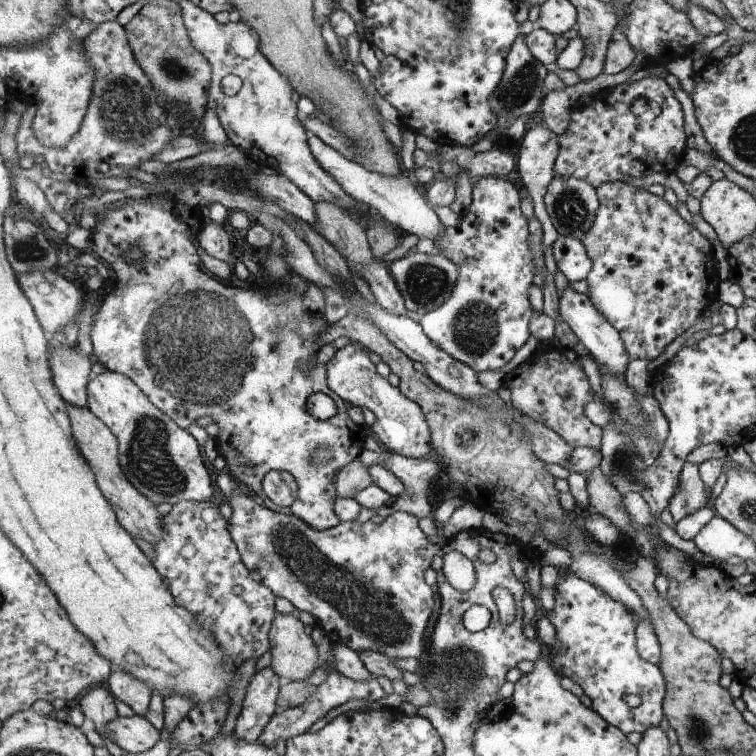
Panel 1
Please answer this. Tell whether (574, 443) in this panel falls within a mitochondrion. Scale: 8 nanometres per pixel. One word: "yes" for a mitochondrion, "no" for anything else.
no

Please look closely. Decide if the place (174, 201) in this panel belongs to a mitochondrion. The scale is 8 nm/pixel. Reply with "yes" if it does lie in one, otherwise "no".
no

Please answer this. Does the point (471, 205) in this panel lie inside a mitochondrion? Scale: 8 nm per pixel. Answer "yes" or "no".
no

